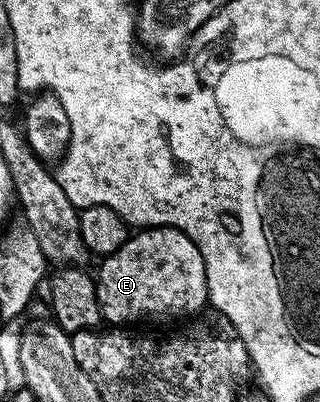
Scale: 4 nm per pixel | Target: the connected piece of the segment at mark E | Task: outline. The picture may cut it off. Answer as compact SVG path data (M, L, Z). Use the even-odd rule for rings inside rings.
M149 227L139 229L134 232L125 241L125 245L121 245L121 249L117 249L114 253L106 256L102 260L103 263L99 267L99 275L95 279L95 292L99 298L99 313L104 320L107 319L111 325L135 325L138 319L151 319L154 315L179 315L184 311L187 317L194 316L196 313L202 312L208 306L207 298L207 274L205 273L205 261L201 257L201 253L197 249L197 245L193 245L193 241L185 233L181 233L172 227Z

